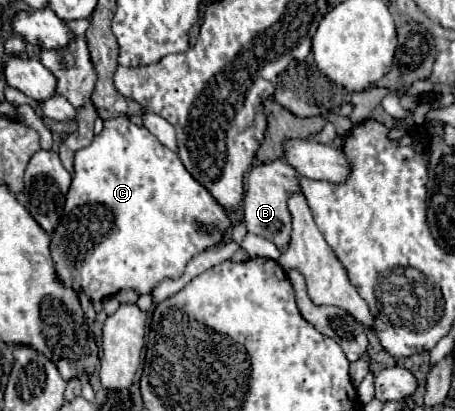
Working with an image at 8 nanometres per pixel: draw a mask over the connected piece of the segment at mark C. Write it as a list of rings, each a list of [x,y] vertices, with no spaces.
[[[125,115],[123,117],[115,117],[115,119],[107,119],[105,121],[105,127],[99,135],[93,137],[93,141],[79,149],[75,153],[75,167],[73,167],[73,183],[67,191],[67,199],[65,199],[65,205],[63,205],[63,217],[61,221],[57,223],[57,227],[53,229],[51,233],[51,257],[53,257],[53,263],[55,263],[55,275],[61,283],[65,283],[67,287],[71,287],[75,293],[85,293],[93,303],[95,301],[103,301],[105,297],[111,297],[115,295],[117,291],[121,289],[133,289],[137,295],[143,295],[143,293],[151,293],[153,287],[165,279],[165,277],[171,277],[171,279],[177,279],[183,275],[185,271],[185,265],[195,257],[199,255],[201,251],[221,243],[225,231],[229,229],[231,221],[229,221],[229,215],[227,211],[211,197],[211,193],[207,193],[207,189],[203,189],[203,185],[199,185],[191,173],[187,173],[187,169],[183,167],[179,155],[171,149],[167,149],[165,145],[159,143],[159,139],[155,135],[151,135],[145,127],[137,127],[135,123],[131,123]]]

